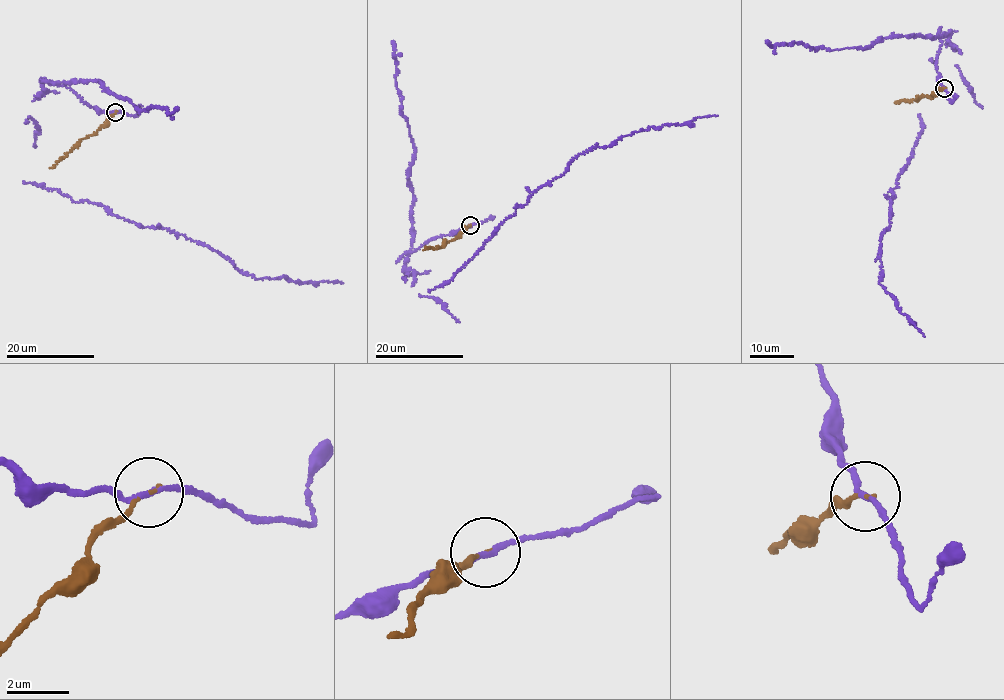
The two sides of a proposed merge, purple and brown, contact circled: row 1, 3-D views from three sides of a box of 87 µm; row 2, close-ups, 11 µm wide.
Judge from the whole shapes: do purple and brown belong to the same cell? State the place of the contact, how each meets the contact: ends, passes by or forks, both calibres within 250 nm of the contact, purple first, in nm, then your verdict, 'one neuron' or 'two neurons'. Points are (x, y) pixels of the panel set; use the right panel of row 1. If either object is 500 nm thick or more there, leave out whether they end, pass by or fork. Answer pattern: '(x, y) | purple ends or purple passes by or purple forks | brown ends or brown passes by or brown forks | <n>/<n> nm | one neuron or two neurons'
(944, 88) | purple passes by | brown ends | 160/120 nm | two neurons

